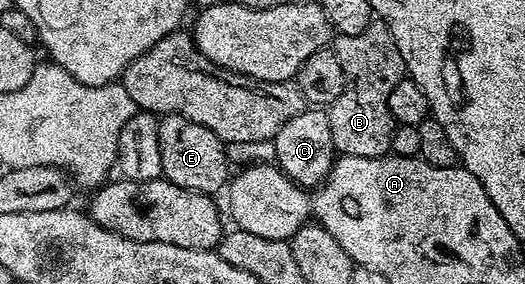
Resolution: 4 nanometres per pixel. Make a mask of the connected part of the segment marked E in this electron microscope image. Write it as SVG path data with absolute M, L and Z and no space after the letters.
M165 113L159 117L159 146L161 147L161 167L163 177L187 190L198 193L218 194L228 184L230 171L227 171L228 146L209 127L193 123L180 113Z

